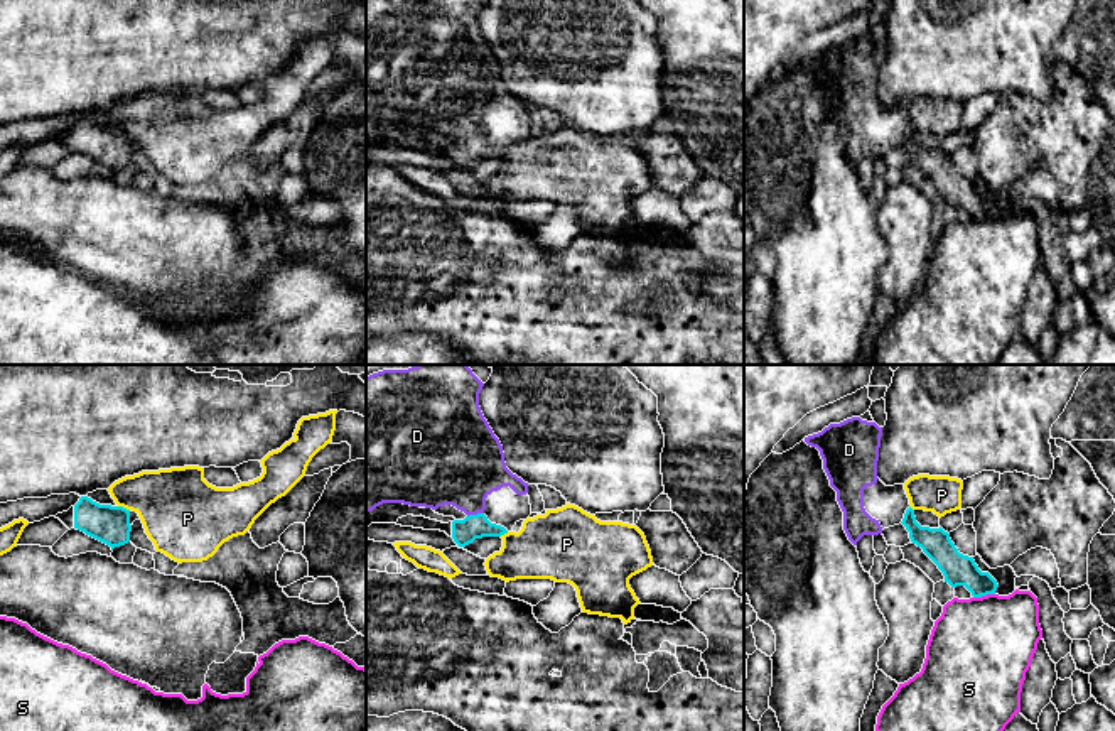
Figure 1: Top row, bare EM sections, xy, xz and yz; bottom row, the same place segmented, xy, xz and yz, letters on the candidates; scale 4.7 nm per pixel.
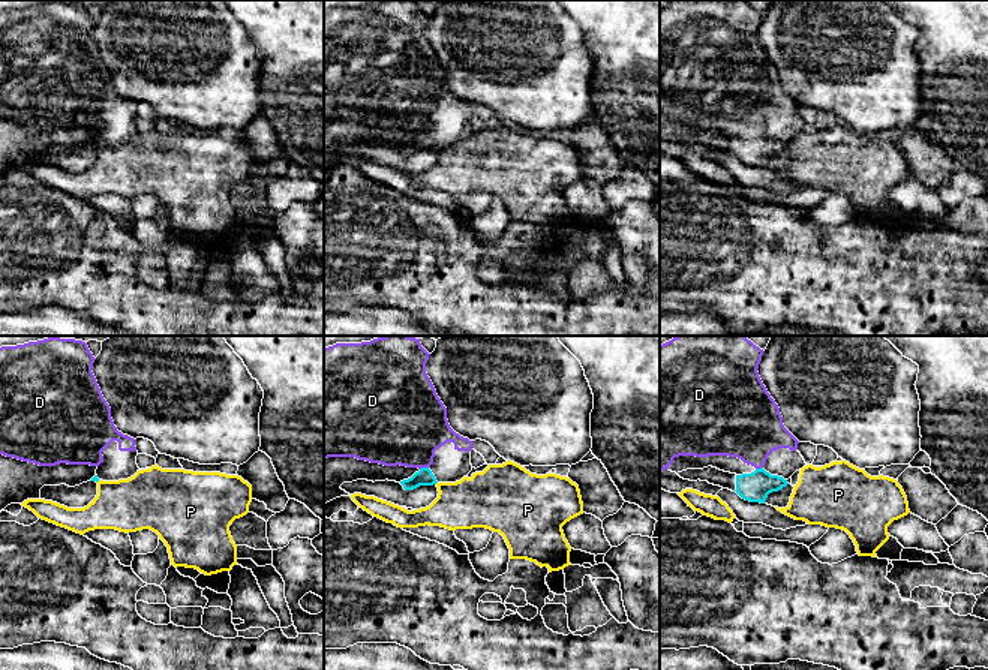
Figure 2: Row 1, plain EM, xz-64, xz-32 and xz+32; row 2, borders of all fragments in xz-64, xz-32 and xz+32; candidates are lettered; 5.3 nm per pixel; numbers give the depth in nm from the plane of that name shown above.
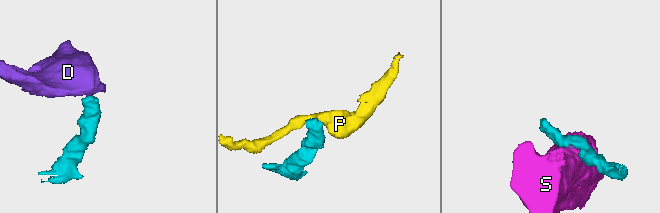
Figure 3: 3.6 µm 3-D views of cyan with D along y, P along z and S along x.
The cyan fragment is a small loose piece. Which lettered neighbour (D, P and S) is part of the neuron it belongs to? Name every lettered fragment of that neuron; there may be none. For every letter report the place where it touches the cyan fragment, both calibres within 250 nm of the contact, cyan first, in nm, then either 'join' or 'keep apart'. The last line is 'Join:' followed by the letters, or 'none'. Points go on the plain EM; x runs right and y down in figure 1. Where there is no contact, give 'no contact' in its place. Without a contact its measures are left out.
D: xz (474, 137) | 120/380 nm | join
P: xy (122, 129) | 180/360 nm | keep apart
S: yz (984, 216) | 150/480 nm | keep apart
Join: D

